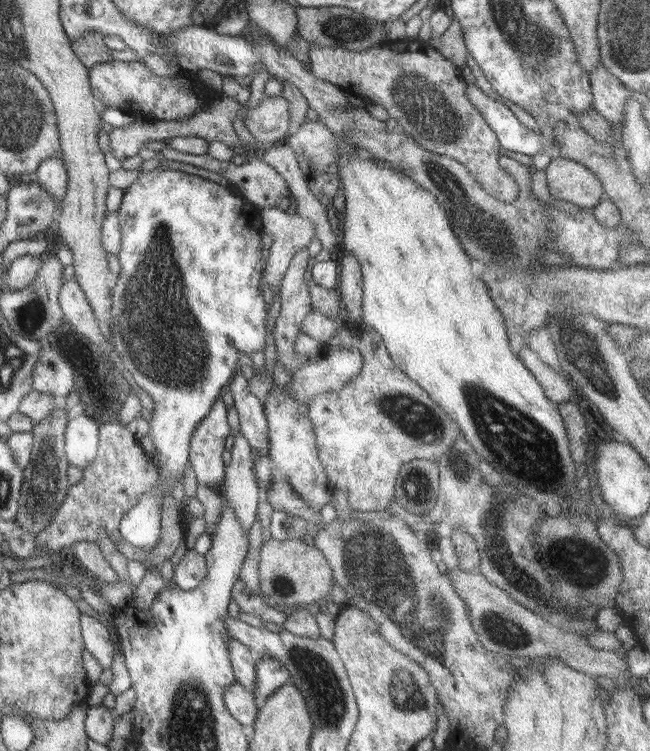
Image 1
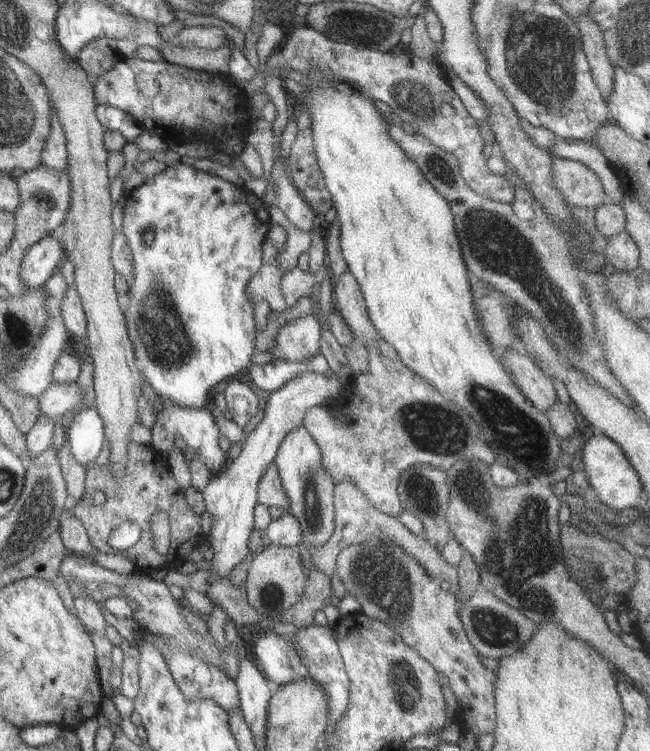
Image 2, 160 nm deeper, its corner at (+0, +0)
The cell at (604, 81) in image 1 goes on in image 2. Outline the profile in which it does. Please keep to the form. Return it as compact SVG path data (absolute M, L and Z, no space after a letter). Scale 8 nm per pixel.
M589 15L582 16L578 22L575 22L575 26L579 29L583 51L590 63L594 82L606 98L614 87L614 66L604 46L600 26Z

